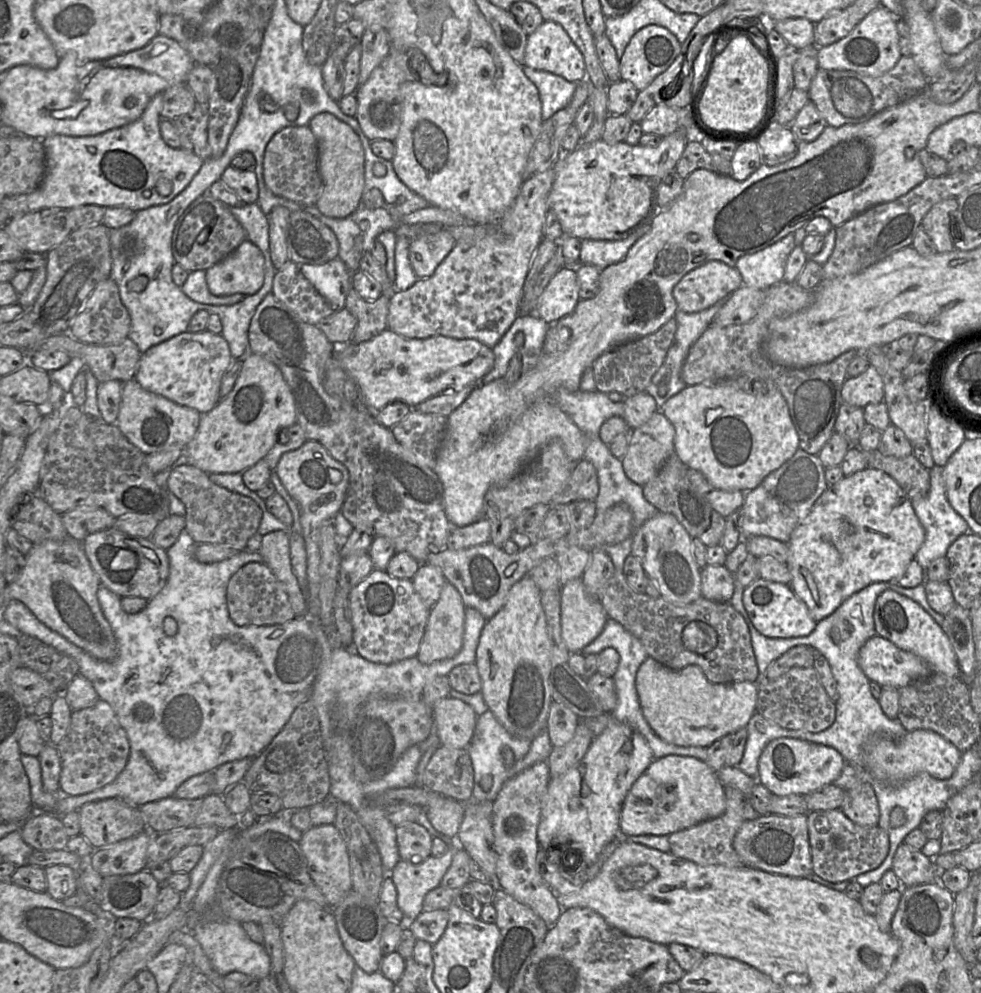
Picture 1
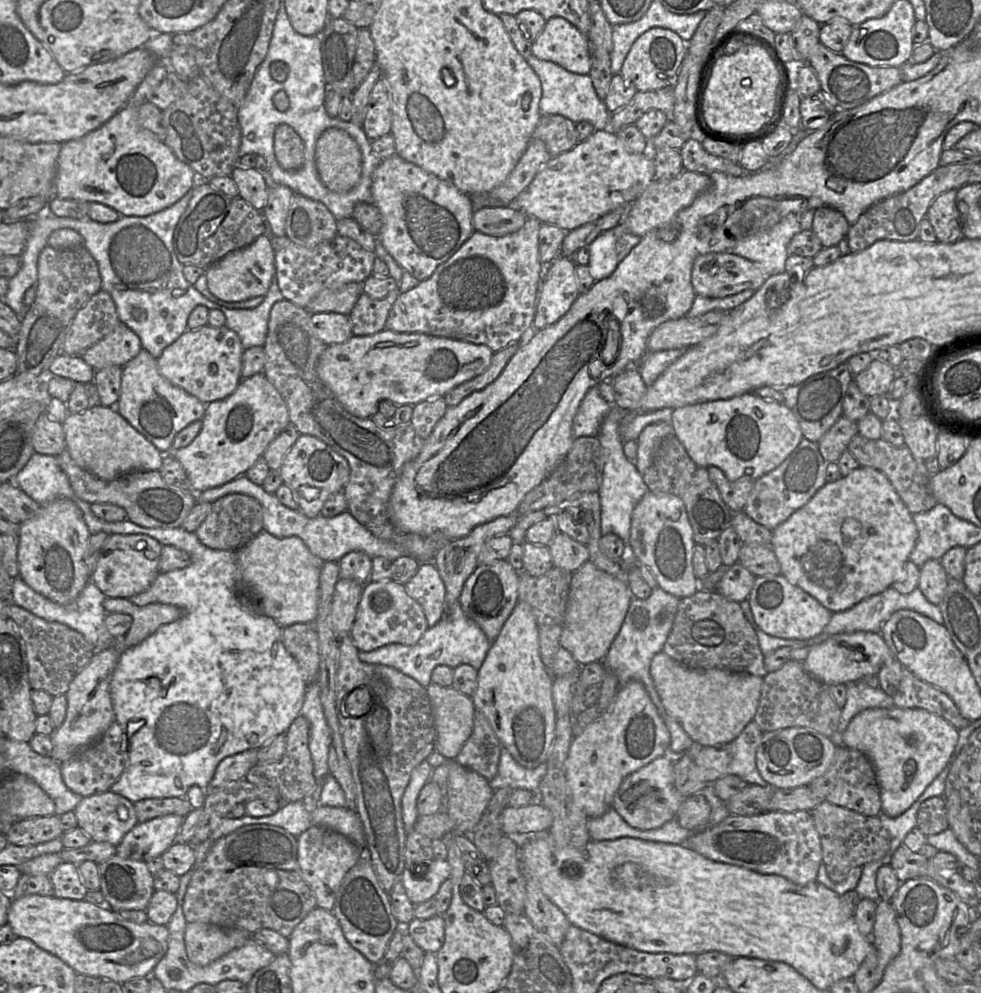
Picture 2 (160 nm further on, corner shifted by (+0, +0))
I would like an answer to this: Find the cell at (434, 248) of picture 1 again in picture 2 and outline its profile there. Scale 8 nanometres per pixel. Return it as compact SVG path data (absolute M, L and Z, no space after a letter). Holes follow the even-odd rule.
M397 155L382 160L375 169L372 178L372 203L383 216L383 226L377 239L401 268L420 282L430 278L436 268L457 252L475 231L475 207L469 194Z

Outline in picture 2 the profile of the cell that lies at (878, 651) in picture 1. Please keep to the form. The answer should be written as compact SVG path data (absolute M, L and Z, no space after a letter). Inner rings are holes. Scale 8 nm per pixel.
M853 632L827 637L809 647L803 665L806 671L826 686L856 683L868 675L877 675L895 657L880 633Z

